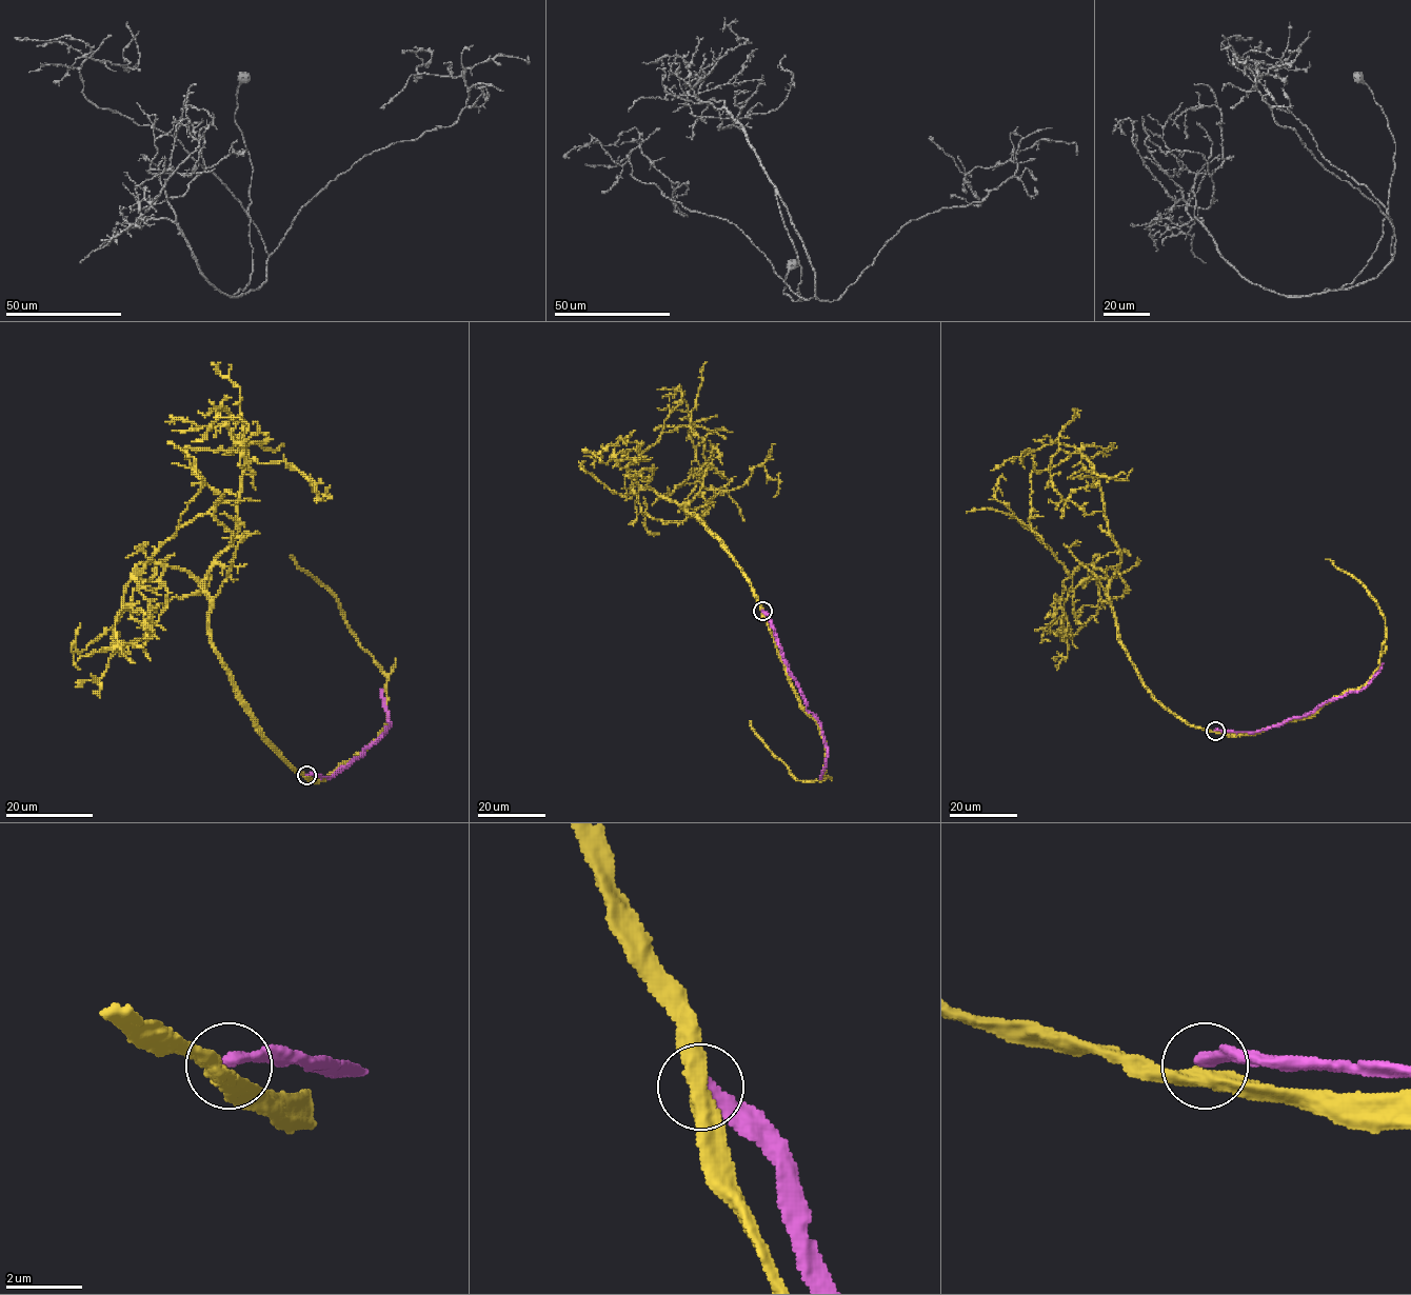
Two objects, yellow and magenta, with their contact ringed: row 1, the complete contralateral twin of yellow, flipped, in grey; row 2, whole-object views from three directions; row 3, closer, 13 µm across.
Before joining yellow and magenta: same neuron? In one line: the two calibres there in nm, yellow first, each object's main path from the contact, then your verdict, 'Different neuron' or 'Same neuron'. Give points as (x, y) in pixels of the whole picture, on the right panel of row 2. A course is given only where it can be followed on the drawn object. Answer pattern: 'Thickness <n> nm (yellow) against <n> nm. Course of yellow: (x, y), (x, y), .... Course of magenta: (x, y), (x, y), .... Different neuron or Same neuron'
Thickness 400 nm (yellow) against 380 nm. Course of yellow: (1214, 731), (1166, 709), (1121, 643), (1108, 590), (1120, 552), (1094, 466), (1076, 449), (1053, 441), (991, 470). Course of magenta: (1214, 731), (1257, 732), (1312, 713), (1331, 699), (1358, 692), (1383, 663). Different neuron

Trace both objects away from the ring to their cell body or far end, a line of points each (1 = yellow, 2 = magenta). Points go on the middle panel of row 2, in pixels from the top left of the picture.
1: (761, 610), (728, 551), (681, 506), (701, 516), (715, 495), (701, 483), (681, 386)
2: (761, 610), (769, 618), (806, 708), (820, 726), (827, 763), (820, 778)

